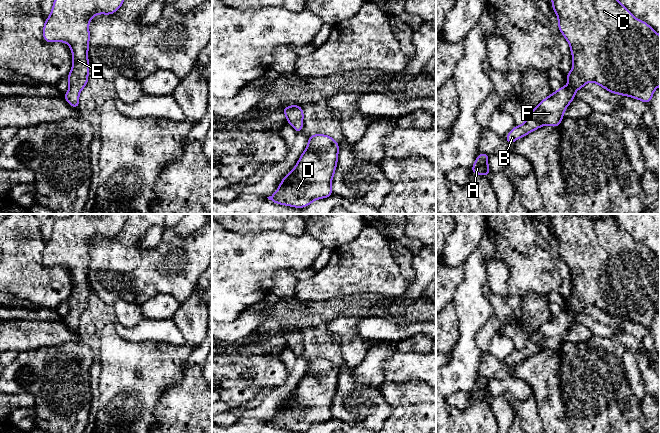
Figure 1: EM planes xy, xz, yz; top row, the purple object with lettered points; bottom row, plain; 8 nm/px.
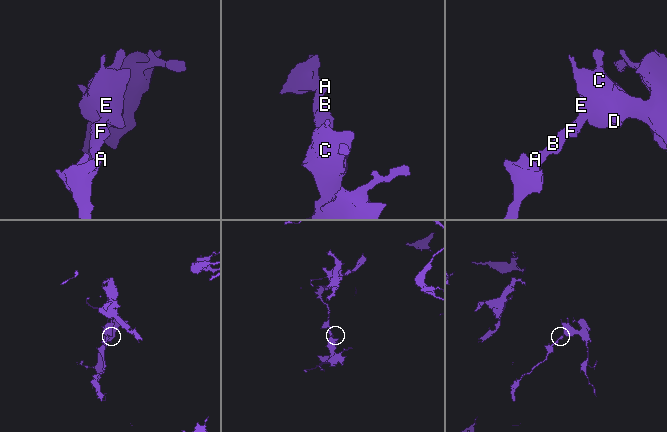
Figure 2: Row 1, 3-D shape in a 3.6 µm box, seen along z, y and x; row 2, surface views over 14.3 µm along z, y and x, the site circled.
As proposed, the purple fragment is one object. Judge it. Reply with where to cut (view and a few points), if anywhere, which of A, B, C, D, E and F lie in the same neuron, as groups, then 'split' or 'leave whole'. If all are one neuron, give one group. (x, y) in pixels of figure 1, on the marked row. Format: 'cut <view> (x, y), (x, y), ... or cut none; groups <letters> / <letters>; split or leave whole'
cut none; groups A B C D E F; leave whole

